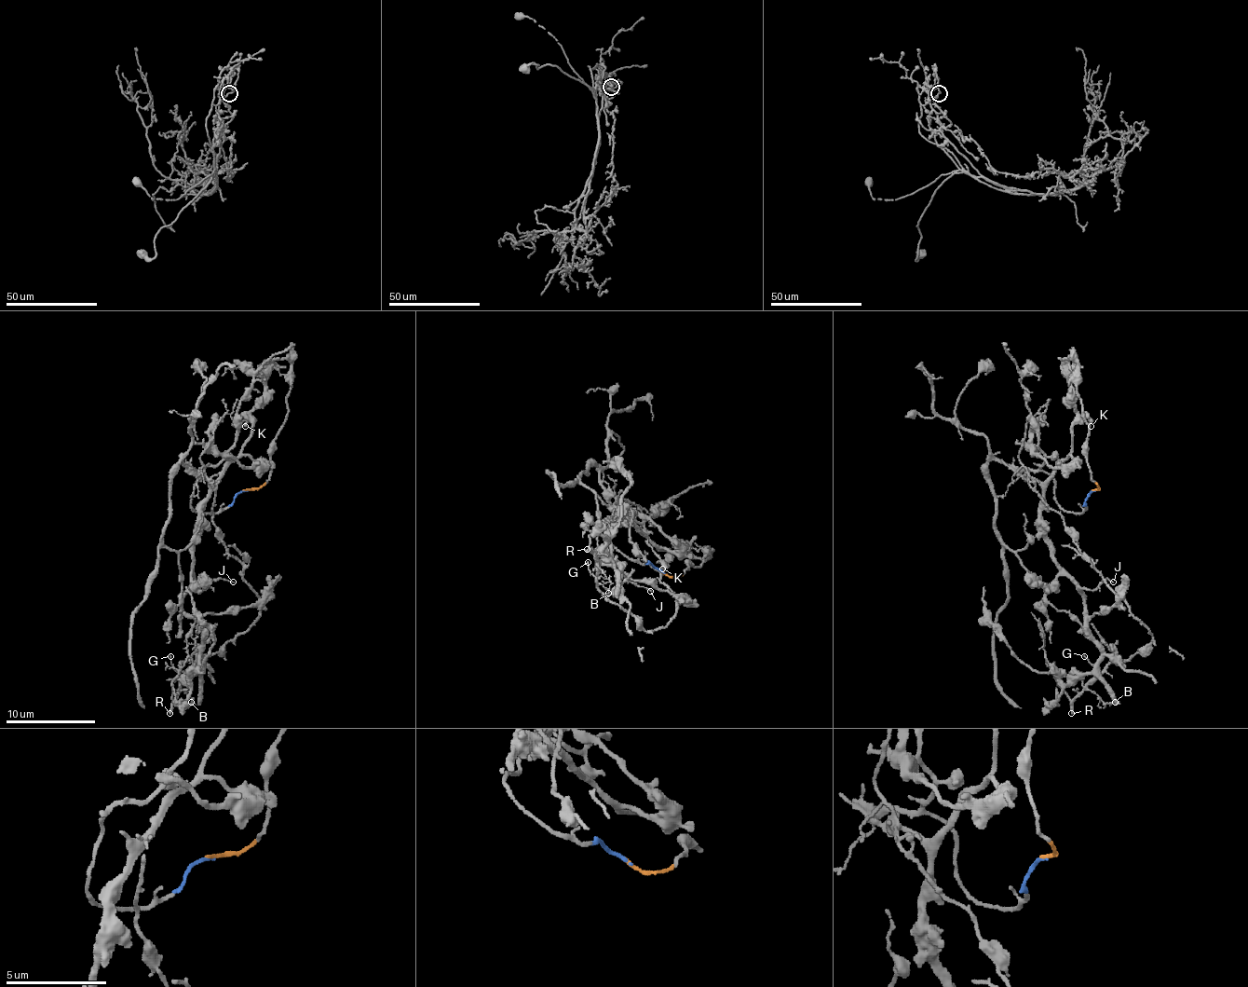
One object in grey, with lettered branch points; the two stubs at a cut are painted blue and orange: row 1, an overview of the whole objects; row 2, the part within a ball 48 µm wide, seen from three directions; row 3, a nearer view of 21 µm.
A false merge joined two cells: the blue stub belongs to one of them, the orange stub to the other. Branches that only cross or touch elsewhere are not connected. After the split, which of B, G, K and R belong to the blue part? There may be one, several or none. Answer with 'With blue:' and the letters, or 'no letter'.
With blue: B, G, R

